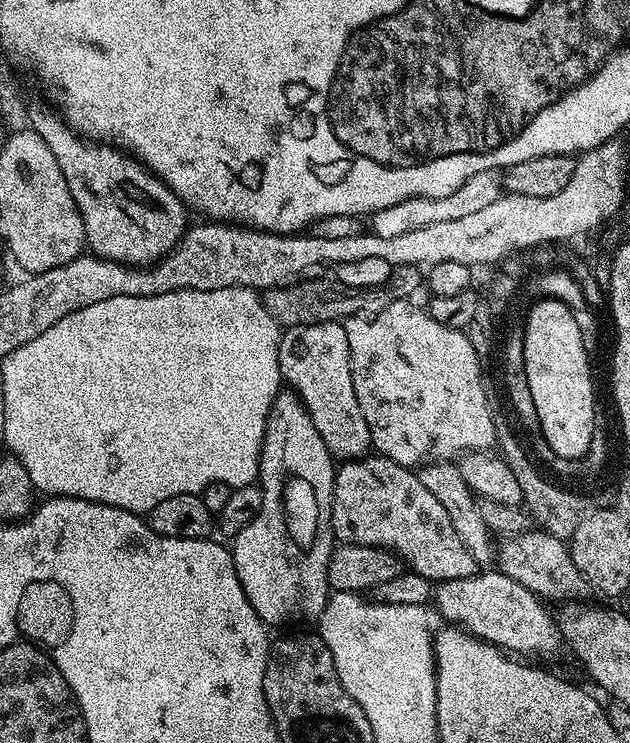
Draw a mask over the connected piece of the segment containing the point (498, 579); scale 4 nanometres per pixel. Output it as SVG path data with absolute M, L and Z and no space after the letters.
M499 570L483 572L435 585L434 600L444 622L461 626L477 639L514 654L548 655L550 646L558 642L558 629L551 611L544 608L545 603Z

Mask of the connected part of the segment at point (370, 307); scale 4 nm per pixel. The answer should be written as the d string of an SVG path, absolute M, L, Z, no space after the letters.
M415 264L396 266L382 287L372 286L362 290L348 288L329 278L311 278L286 285L285 288L270 288L263 293L266 310L276 319L277 324L288 330L298 330L302 326L316 323L342 322L354 316L370 318L377 316L392 301L407 299L418 288L419 267Z

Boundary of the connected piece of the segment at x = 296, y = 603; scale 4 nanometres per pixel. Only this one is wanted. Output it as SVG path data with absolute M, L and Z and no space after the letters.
M295 392L276 394L260 451L260 512L231 541L232 561L242 590L265 625L319 621L328 605L328 563L332 557L334 459Z

